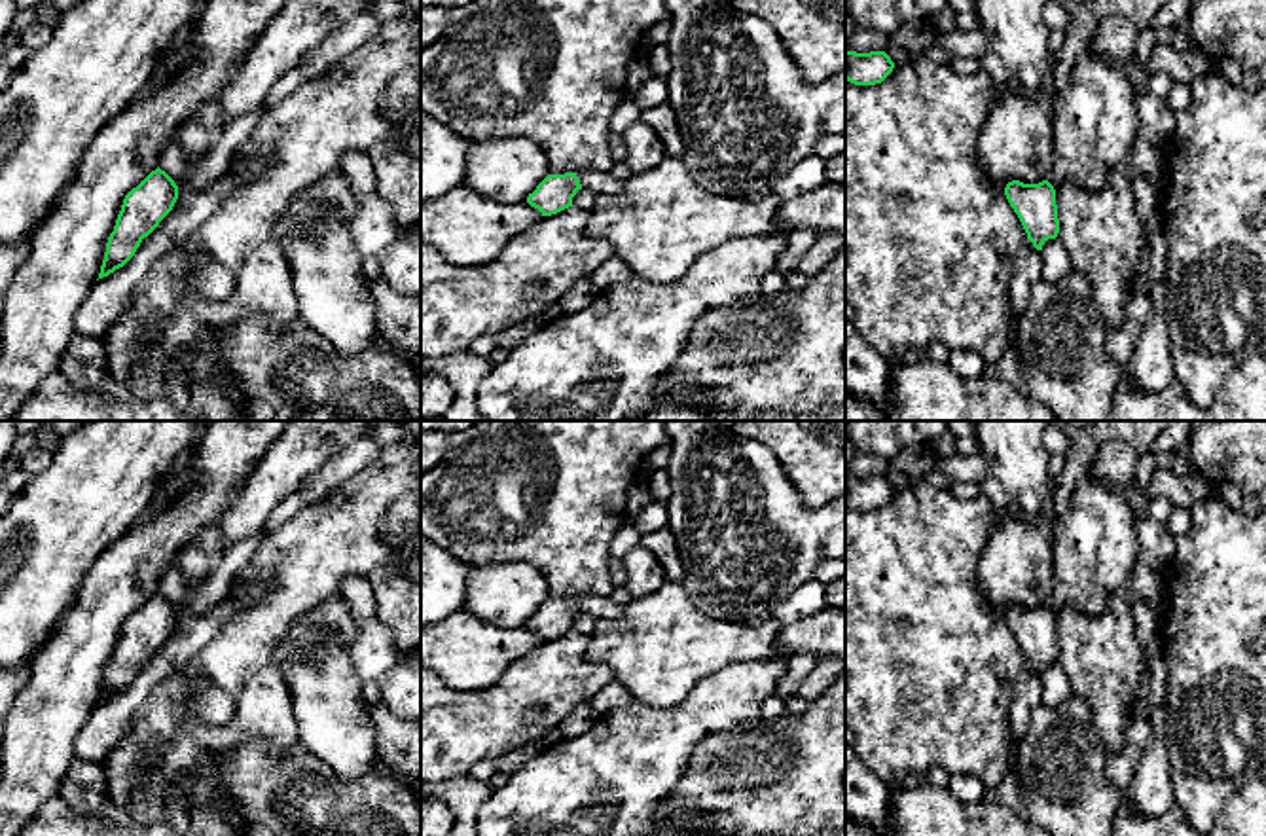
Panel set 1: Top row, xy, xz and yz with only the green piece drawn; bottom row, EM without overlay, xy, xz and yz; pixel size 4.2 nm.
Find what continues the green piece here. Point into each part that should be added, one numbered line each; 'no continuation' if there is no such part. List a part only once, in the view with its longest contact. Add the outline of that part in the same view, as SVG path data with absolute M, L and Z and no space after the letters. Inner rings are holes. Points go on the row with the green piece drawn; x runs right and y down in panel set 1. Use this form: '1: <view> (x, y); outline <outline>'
no continuation

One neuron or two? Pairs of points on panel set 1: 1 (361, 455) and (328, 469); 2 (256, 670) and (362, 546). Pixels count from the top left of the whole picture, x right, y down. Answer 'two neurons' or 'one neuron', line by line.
1: one neuron
2: one neuron

